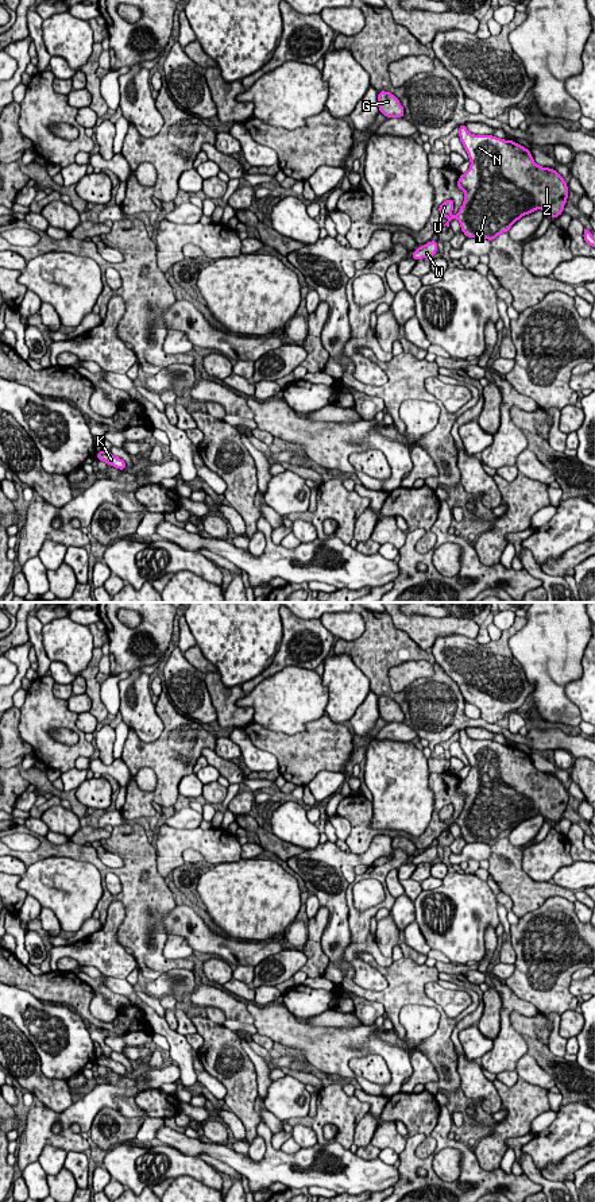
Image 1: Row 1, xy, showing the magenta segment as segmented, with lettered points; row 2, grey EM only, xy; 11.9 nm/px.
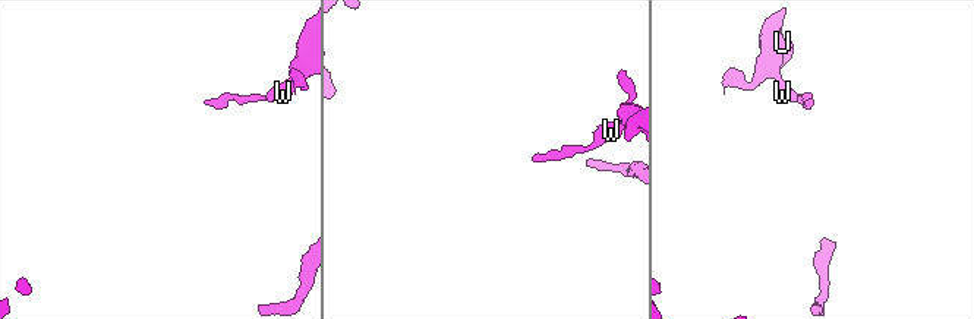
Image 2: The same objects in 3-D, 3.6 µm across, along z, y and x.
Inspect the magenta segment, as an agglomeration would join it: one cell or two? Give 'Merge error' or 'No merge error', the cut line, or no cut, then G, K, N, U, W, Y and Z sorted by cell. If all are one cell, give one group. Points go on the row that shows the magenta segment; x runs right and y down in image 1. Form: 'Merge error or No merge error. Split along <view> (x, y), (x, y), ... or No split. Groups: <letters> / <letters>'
No merge error. No split. Groups: G K N U W Y Z

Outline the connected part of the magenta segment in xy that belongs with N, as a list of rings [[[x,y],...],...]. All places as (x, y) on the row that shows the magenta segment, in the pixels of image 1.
[[[465,124],[459,126],[459,138],[471,165],[457,181],[457,188],[465,192],[459,212],[455,216],[451,215],[455,207],[452,199],[438,207],[440,216],[448,219],[444,227],[449,227],[449,221],[457,219],[467,238],[494,240],[499,234],[509,232],[522,216],[537,209],[542,209],[553,219],[563,213],[569,192],[565,180],[555,169],[538,166],[530,150],[494,135],[471,134]]]

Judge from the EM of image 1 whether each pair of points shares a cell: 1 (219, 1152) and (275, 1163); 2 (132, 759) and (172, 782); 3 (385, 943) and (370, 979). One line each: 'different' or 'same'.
1: same
2: same
3: different

